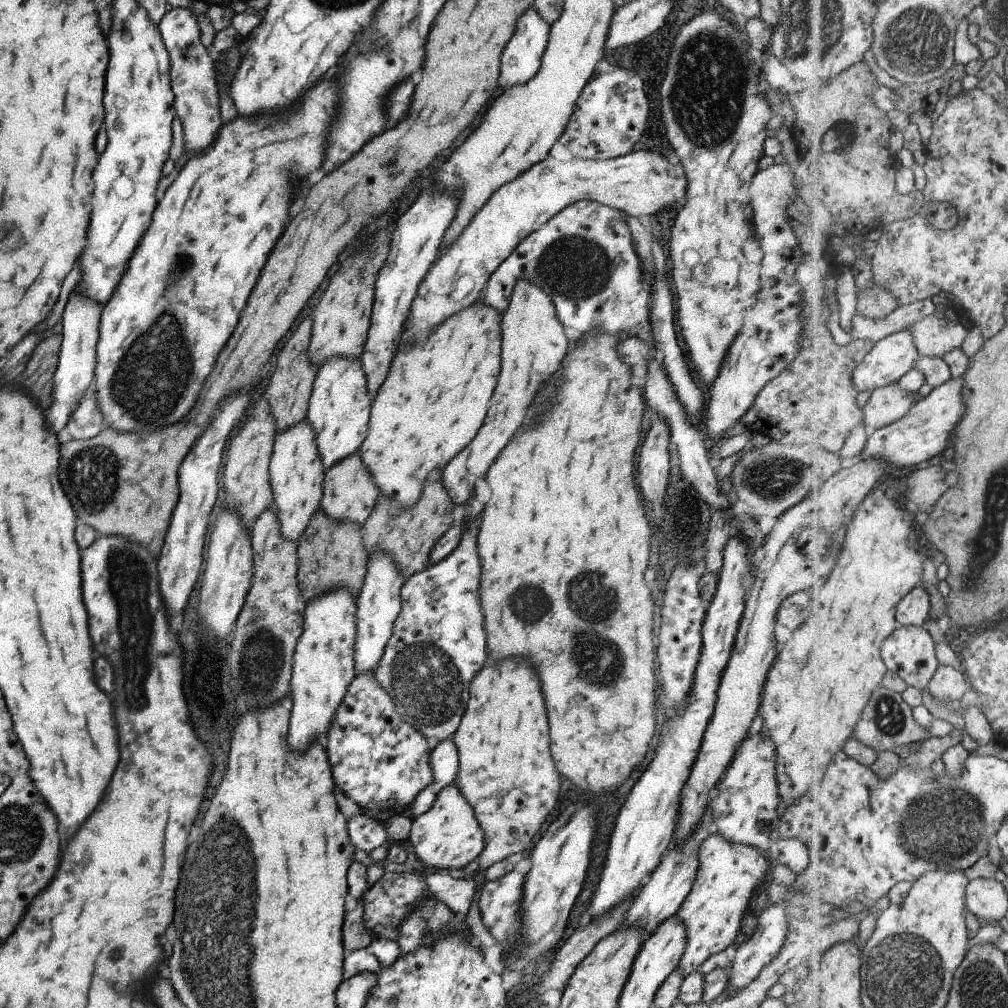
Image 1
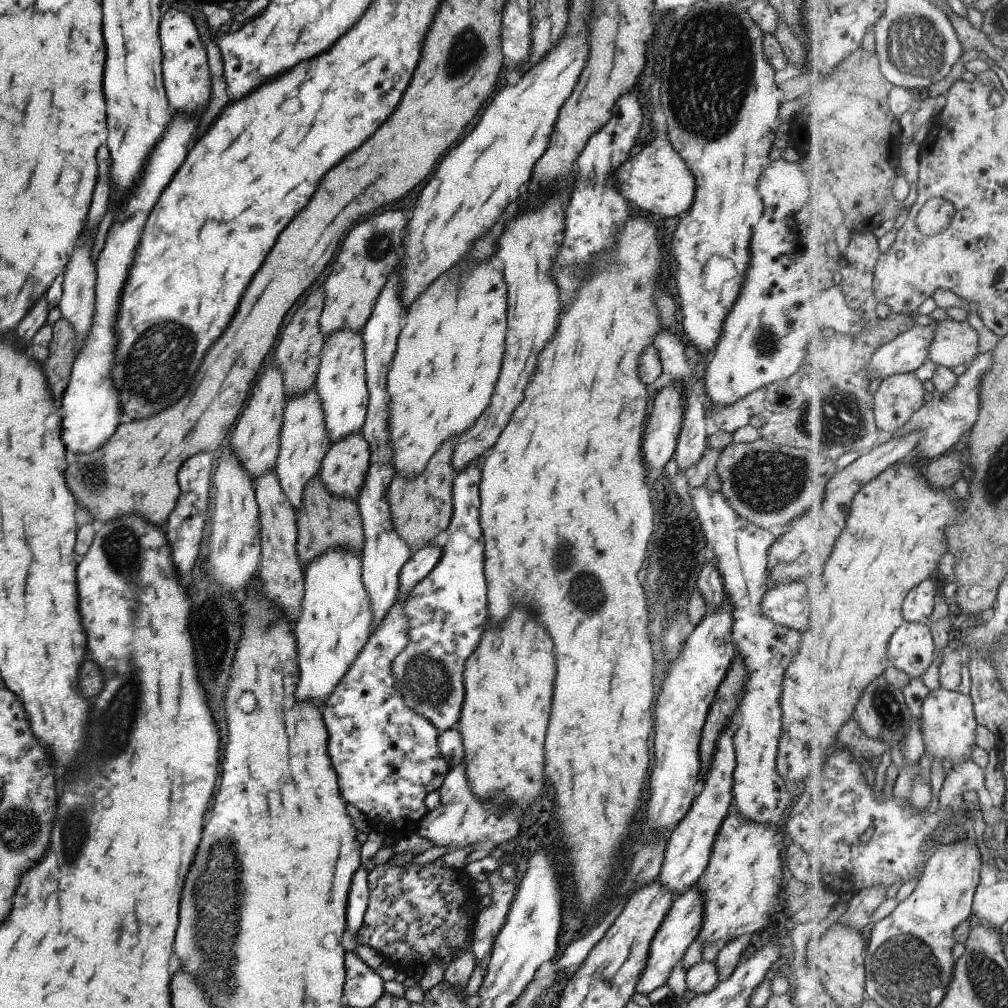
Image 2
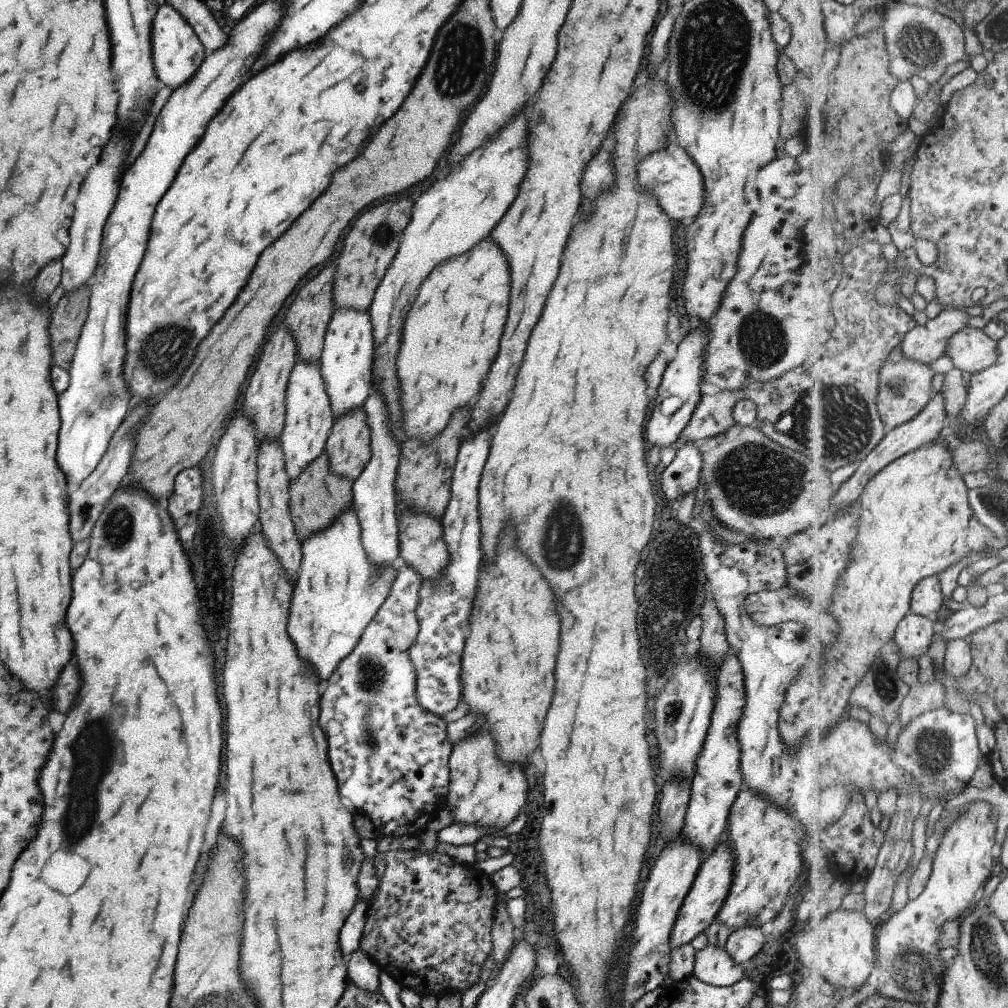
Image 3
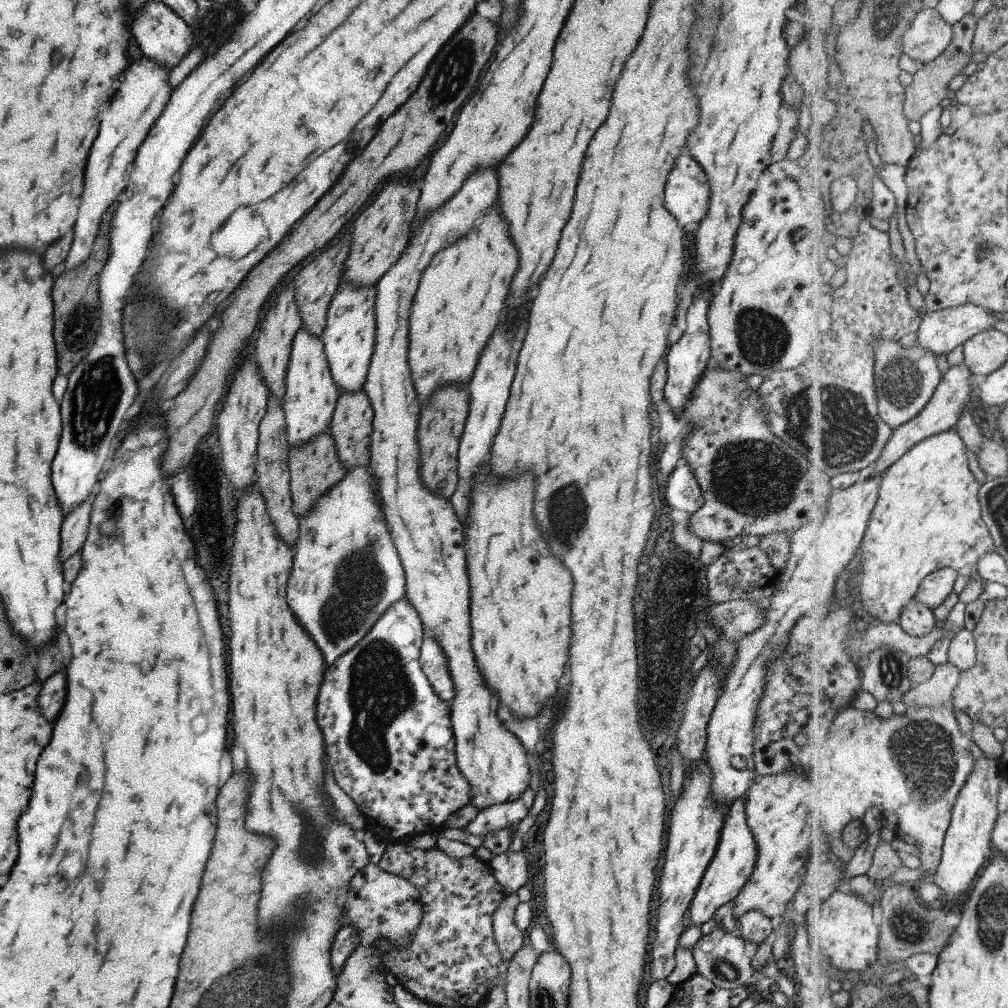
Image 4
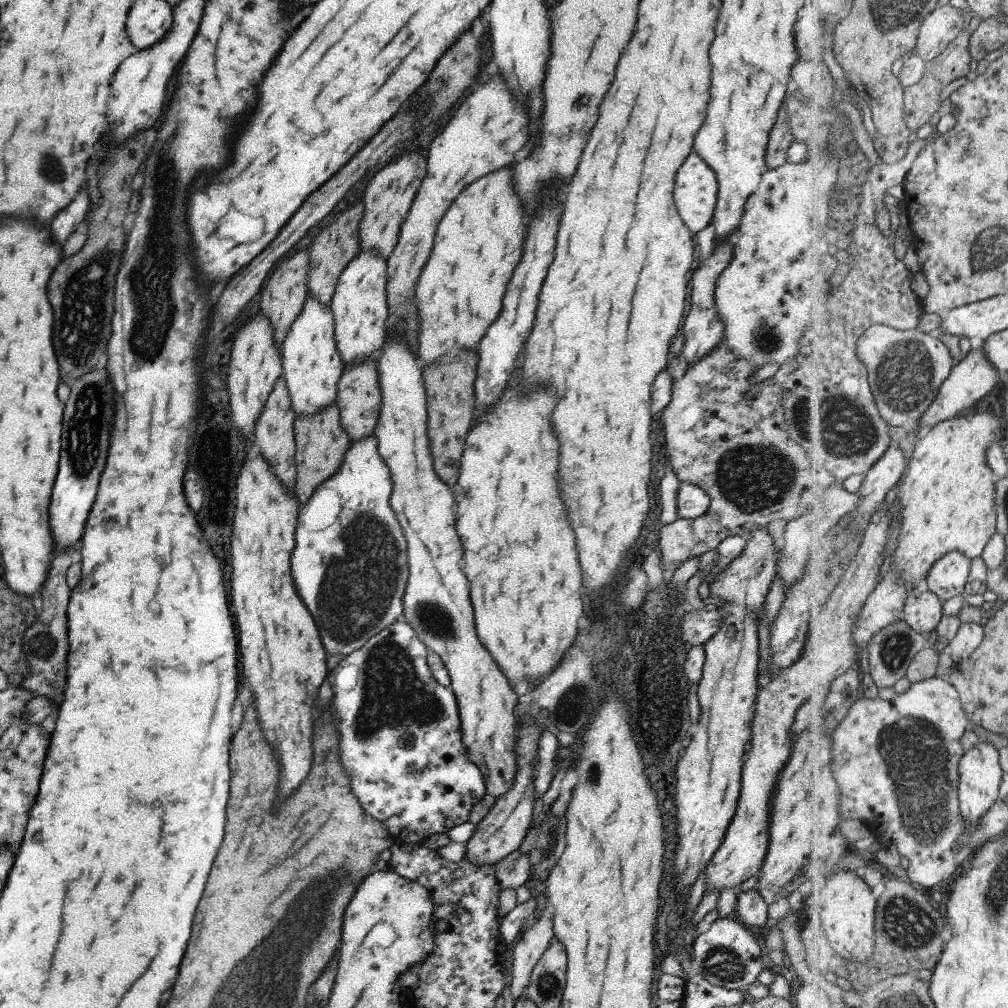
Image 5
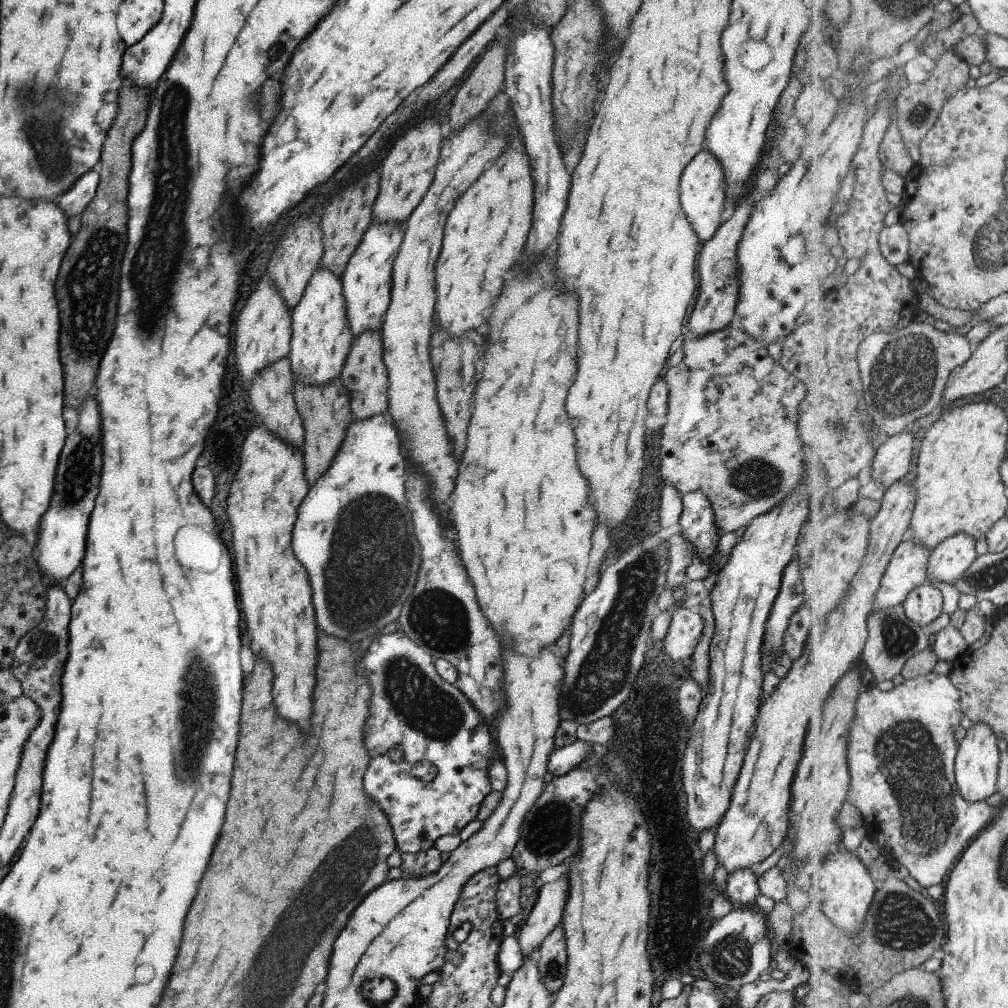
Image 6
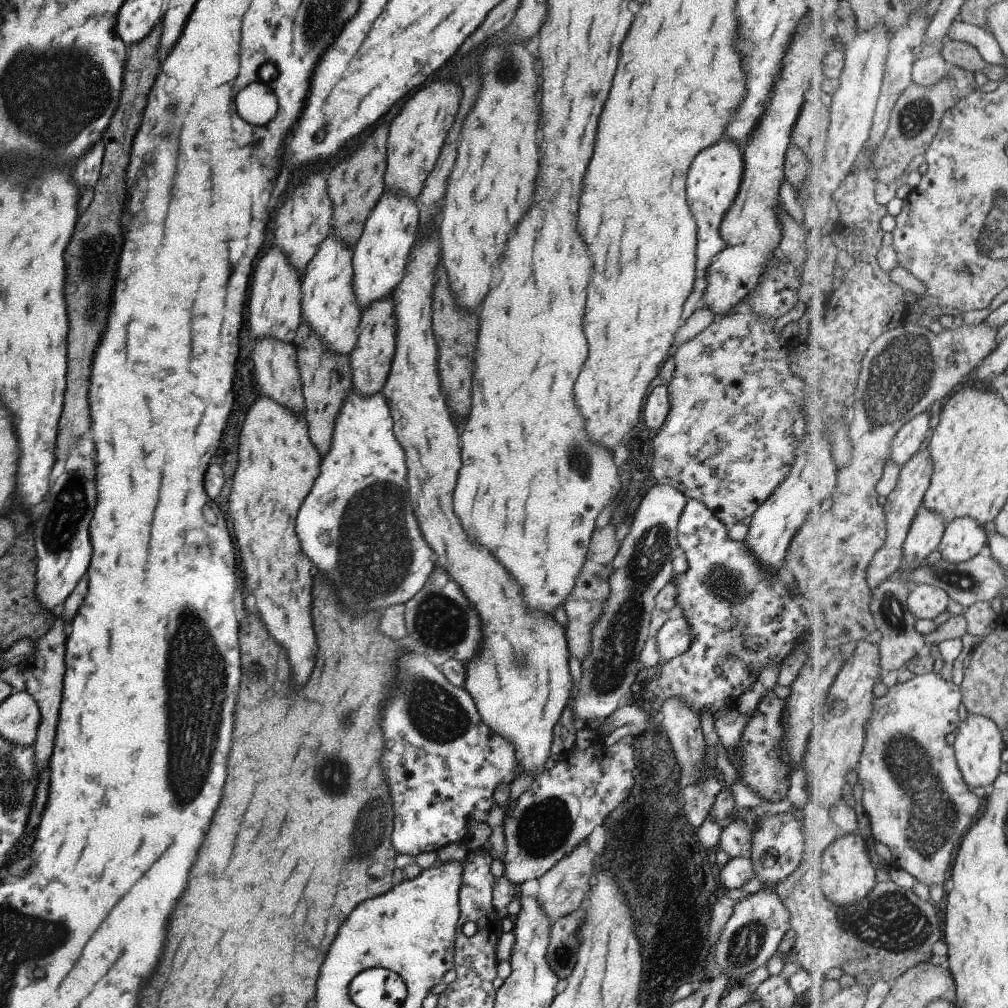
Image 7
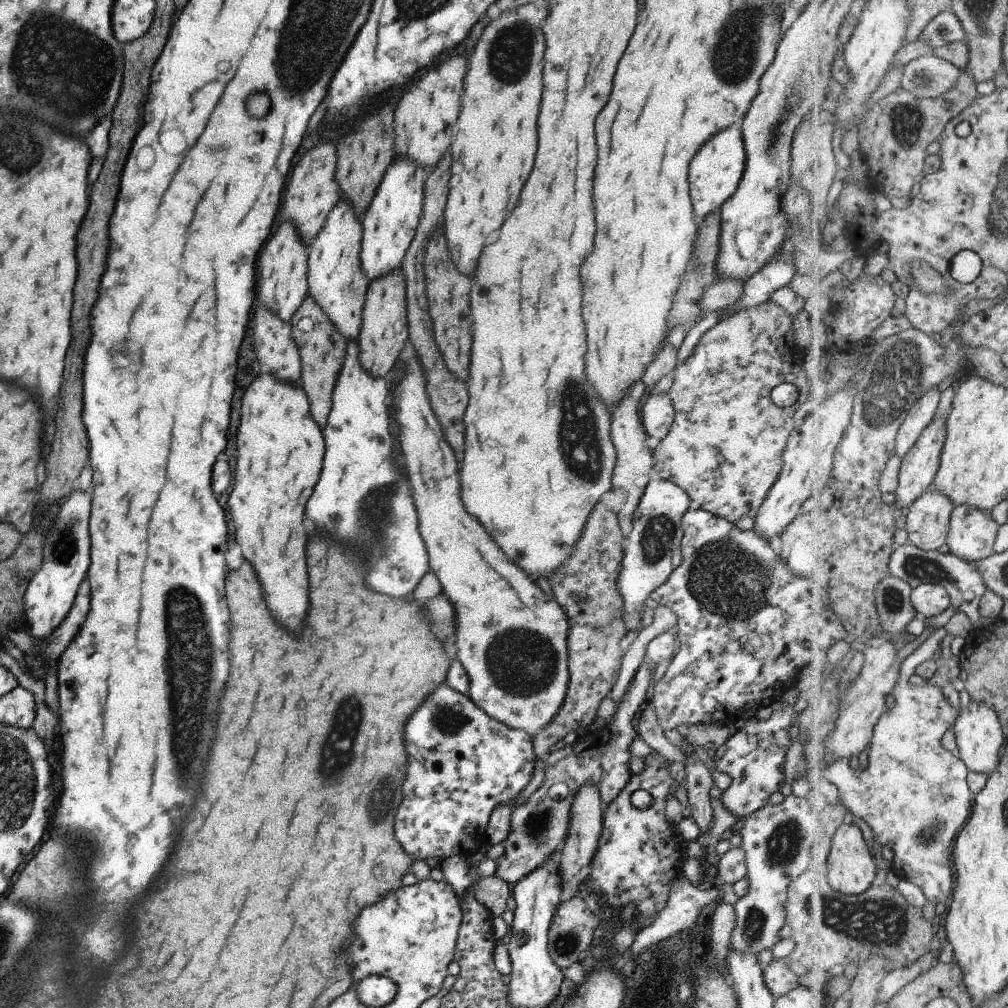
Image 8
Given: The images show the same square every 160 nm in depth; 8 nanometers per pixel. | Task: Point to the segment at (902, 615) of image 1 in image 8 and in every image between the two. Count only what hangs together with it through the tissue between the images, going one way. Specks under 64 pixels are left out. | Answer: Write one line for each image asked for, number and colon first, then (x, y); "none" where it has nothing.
2: (919, 605)
3: (927, 599)
4: (935, 589)
5: (947, 578)
6: (954, 557)
7: (965, 538)
8: (972, 534)

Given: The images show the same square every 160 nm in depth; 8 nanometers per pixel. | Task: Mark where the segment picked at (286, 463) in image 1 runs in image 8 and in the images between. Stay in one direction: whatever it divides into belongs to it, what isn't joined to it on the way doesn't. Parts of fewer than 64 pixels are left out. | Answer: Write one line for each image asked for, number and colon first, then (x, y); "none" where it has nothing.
2: (303, 441)
3: (308, 418)
4: (309, 398)
5: (311, 366)
6: (321, 338)
7: (328, 305)
8: (336, 283)

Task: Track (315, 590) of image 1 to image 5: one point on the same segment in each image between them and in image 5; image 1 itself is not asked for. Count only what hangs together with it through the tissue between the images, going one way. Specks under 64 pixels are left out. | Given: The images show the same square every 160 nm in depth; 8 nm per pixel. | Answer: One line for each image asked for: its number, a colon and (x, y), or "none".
2: (323, 522)
3: (316, 496)
4: (314, 467)
5: (321, 442)

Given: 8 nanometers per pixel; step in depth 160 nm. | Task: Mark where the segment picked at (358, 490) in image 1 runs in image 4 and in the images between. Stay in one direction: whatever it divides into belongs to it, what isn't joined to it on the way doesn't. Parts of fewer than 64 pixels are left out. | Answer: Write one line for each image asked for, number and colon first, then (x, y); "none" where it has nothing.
2: (343, 467)
3: (347, 447)
4: (350, 426)

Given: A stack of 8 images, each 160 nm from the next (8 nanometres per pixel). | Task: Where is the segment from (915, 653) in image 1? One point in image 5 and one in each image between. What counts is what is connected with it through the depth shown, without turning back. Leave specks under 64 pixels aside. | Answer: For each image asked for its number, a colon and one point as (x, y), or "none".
2: (911, 649)
3: (915, 632)
4: (918, 620)
5: (923, 611)

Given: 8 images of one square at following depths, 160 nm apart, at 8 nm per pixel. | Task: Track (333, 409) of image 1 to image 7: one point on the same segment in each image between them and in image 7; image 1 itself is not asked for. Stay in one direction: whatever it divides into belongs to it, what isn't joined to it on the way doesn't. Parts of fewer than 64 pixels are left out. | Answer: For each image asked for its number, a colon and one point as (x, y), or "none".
2: (339, 384)
3: (345, 362)
4: (348, 335)
5: (358, 304)
6: (366, 278)
7: (378, 261)

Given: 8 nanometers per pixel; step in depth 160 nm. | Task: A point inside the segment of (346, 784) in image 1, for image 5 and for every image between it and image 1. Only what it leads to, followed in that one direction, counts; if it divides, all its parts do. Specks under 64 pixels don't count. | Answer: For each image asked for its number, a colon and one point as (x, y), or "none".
2: (385, 757)
3: (389, 756)
4: (388, 736)
5: (400, 741)

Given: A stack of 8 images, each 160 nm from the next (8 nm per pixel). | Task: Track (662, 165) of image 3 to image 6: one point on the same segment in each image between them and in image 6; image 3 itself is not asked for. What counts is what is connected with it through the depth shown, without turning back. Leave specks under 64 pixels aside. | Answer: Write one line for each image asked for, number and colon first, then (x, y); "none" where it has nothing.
4: (686, 195)
5: (695, 190)
6: (702, 190)

